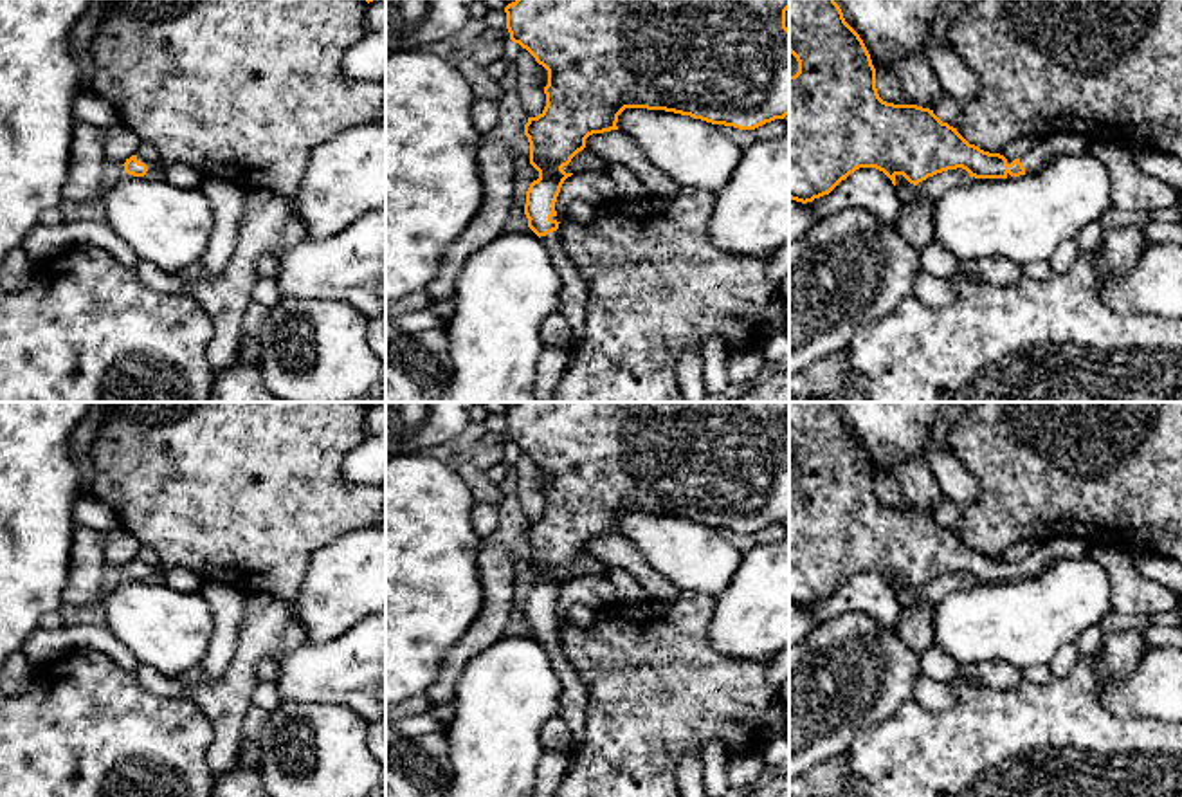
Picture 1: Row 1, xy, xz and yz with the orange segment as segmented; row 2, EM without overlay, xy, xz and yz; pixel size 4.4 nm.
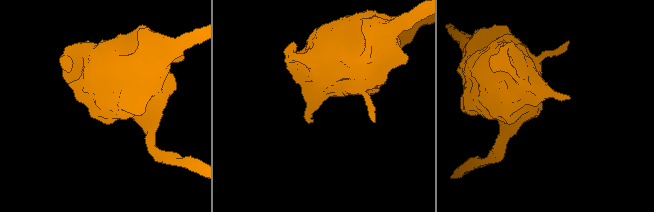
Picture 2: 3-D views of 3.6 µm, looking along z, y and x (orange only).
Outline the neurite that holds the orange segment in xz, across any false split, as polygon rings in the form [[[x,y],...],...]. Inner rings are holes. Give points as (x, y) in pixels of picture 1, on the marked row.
[[[515,0],[505,7],[510,40],[548,70],[546,106],[524,124],[530,164],[539,171],[526,191],[524,215],[560,276],[559,312],[573,330],[569,350],[584,335],[587,283],[566,254],[559,231],[555,202],[564,180],[573,175],[562,168],[586,148],[589,135],[618,130],[618,115],[625,108],[665,110],[739,130],[755,130],[789,115],[787,9],[789,0]]]

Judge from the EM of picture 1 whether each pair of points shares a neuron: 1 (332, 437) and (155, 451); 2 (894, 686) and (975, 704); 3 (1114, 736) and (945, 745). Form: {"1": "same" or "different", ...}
{"1": "same", "2": "different", "3": "same"}

